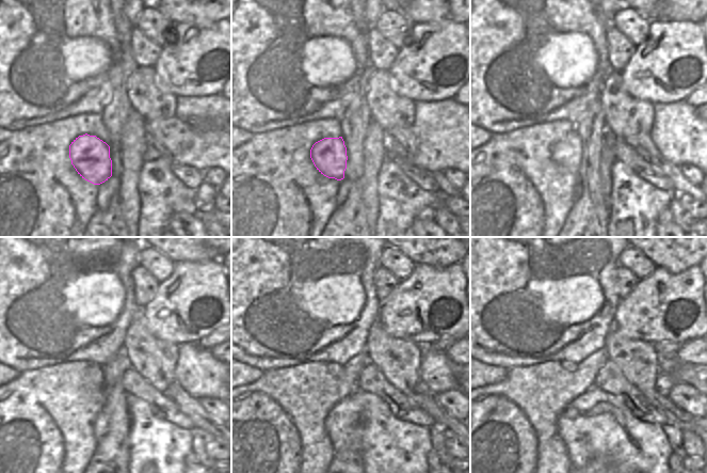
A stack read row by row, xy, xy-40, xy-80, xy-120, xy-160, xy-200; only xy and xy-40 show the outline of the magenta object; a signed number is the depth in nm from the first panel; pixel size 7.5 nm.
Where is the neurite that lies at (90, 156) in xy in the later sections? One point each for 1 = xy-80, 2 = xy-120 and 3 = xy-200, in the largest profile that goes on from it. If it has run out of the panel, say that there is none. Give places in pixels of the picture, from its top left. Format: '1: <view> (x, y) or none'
1: xy-80 (567, 153)
2: xy-120 (95, 373)
3: xy-200 (569, 366)

